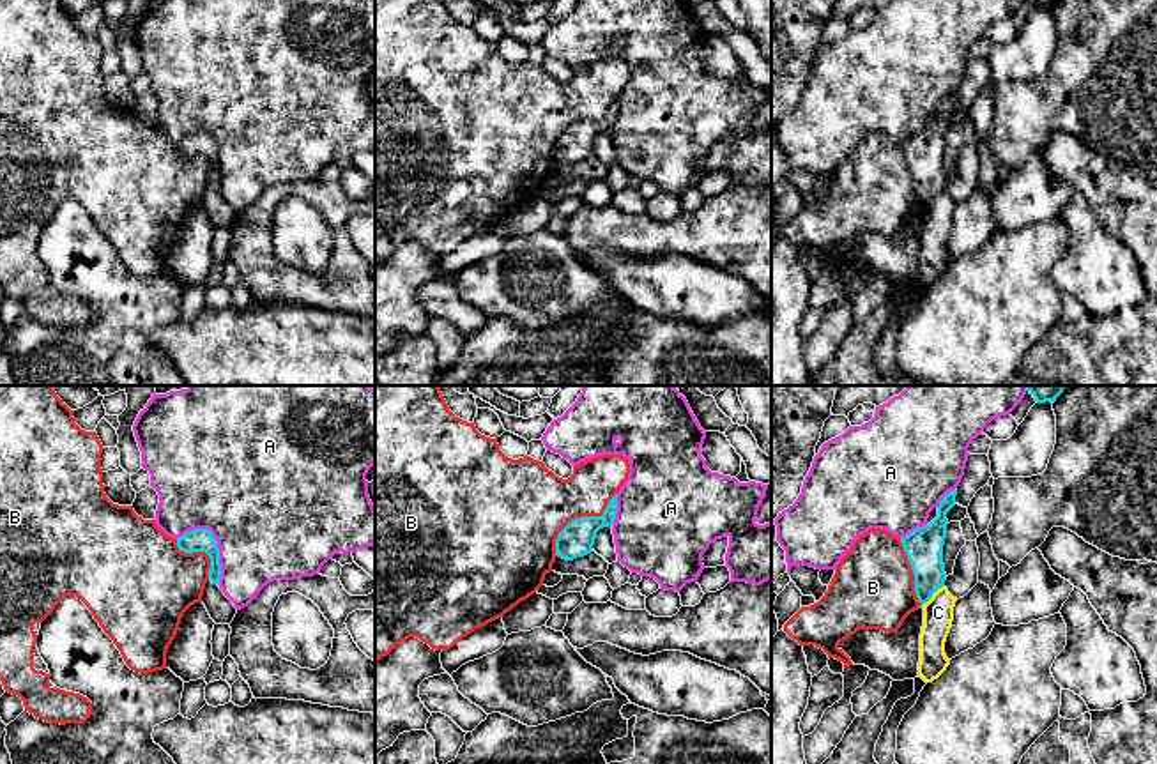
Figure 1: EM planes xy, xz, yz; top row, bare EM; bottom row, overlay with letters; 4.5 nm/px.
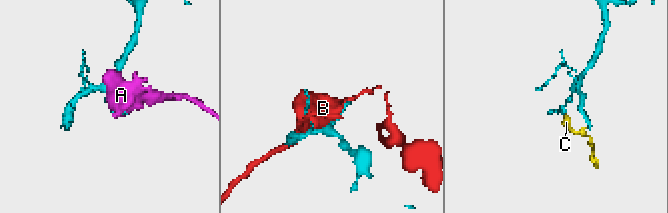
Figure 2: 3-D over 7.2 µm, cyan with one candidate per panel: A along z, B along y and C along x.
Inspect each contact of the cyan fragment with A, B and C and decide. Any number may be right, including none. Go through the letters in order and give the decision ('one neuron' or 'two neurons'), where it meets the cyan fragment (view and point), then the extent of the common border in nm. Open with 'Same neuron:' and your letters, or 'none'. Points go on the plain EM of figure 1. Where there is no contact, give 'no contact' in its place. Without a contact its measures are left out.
Same neuron: none
A: two neurons; meets cyan in xy at (216, 145); contact 300 nm long
B: two neurons; meets cyan in xz at (579, 122); contact 400 nm long
C: two neurons; meets cyan in yz at (933, 197); contact 140 nm long

